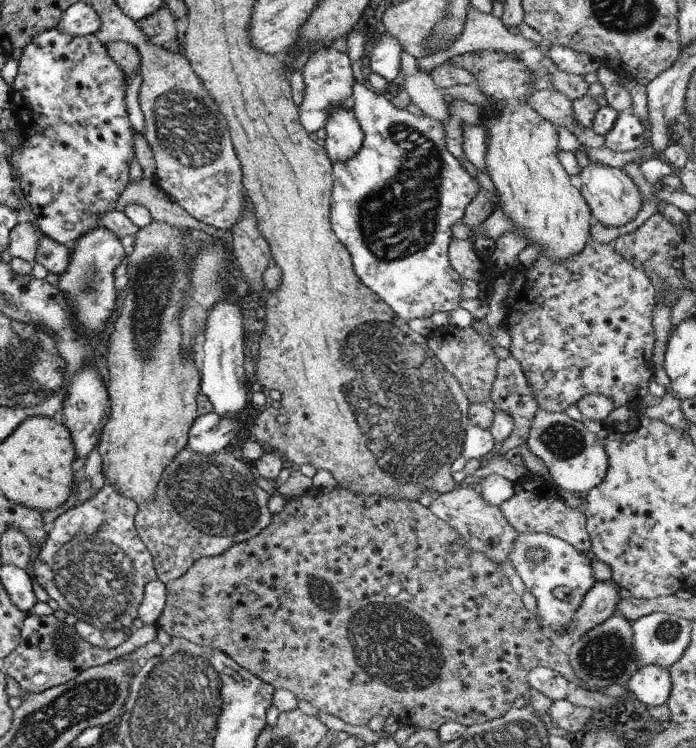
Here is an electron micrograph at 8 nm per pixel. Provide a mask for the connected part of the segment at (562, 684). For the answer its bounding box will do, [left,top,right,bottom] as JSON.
[528,667,571,701]

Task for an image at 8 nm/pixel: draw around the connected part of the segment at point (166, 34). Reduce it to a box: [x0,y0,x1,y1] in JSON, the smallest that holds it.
[136,1,177,46]

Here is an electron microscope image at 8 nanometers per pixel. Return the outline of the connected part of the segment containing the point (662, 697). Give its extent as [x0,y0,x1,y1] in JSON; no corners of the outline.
[627,664,671,708]

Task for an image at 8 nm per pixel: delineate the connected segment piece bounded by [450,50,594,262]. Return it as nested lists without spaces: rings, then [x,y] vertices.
[[[478,50],[477,52],[468,52],[465,54],[460,54],[458,56],[454,56],[454,58],[450,58],[450,62],[457,68],[462,68],[472,74],[475,78],[475,85],[477,85],[477,89],[480,90],[486,97],[492,97],[496,102],[502,102],[504,104],[504,108],[498,110],[497,108],[489,111],[488,114],[484,117],[484,122],[482,122],[482,126],[488,130],[488,150],[486,150],[486,170],[487,174],[489,174],[496,190],[498,196],[500,196],[500,202],[502,202],[502,212],[508,216],[508,218],[512,218],[512,222],[514,222],[515,232],[518,234],[522,234],[522,236],[526,236],[528,238],[528,245],[536,244],[536,246],[540,246],[540,255],[548,256],[550,260],[556,260],[556,262],[564,262],[564,260],[568,260],[568,258],[572,258],[572,256],[576,256],[576,254],[580,254],[584,247],[586,246],[586,242],[588,242],[588,238],[590,236],[590,226],[594,221],[594,218],[590,212],[590,208],[588,204],[586,204],[586,200],[582,196],[580,190],[572,185],[570,182],[570,176],[568,172],[562,167],[560,160],[558,160],[558,132],[556,129],[556,125],[551,123],[549,120],[543,117],[541,112],[534,110],[534,108],[530,108],[528,104],[526,104],[526,100],[536,92],[534,88],[532,88],[532,76],[536,74],[535,71],[529,69],[520,58],[519,54],[516,52],[497,52],[497,51],[486,51],[486,50]]]

